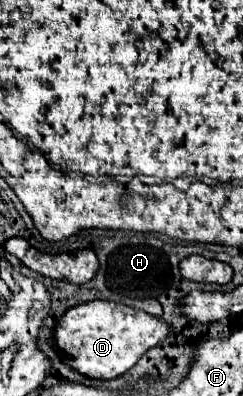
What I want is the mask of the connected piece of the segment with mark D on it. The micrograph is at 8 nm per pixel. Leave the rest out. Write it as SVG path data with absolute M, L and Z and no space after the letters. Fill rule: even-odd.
M93 300L65 312L55 328L55 344L73 370L89 378L109 380L135 366L149 348L167 338L167 332L171 332L171 328L157 316L147 316L147 312L111 300Z

